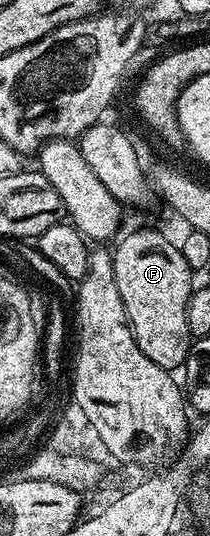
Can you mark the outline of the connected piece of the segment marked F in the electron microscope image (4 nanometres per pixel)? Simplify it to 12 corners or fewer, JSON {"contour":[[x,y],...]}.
{"contour":[[157,230],[118,238],[127,323],[157,367],[193,344],[193,271]]}

